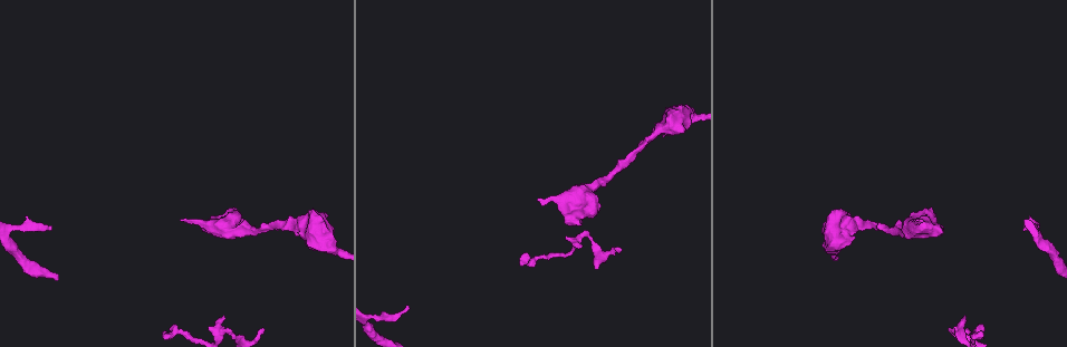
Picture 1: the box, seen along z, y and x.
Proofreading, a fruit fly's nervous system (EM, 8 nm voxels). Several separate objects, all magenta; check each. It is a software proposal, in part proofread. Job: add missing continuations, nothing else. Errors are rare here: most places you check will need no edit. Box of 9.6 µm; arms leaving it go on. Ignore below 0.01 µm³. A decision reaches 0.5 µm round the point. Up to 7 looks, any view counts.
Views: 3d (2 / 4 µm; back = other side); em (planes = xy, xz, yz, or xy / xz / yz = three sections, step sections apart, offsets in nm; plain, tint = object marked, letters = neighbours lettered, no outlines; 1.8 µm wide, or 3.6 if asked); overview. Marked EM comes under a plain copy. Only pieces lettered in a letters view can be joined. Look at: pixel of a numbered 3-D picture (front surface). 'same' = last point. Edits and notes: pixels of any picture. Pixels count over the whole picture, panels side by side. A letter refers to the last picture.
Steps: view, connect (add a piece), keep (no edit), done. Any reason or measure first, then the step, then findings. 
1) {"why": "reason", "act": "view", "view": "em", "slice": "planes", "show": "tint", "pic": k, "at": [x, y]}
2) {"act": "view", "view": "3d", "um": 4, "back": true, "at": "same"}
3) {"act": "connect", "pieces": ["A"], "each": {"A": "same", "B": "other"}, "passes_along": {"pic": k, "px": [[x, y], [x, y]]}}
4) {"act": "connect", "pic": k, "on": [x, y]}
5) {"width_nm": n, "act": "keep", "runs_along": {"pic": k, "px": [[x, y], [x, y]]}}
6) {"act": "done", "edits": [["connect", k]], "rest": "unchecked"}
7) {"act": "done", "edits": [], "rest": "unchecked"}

{"why": "an open end", "act": "view", "view": "em", "slice": "yz", "step": 8, "show": "tint", "pic": 1, "at": [408, 307]}

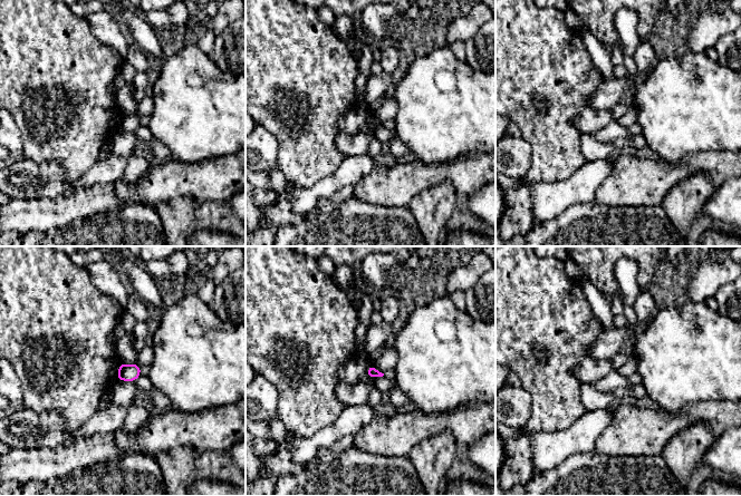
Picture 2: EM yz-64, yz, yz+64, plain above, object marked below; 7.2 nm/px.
{"why": "cut it another way", "act": "view", "view": "em", "slice": "planes", "show": "letters", "at": "same"}

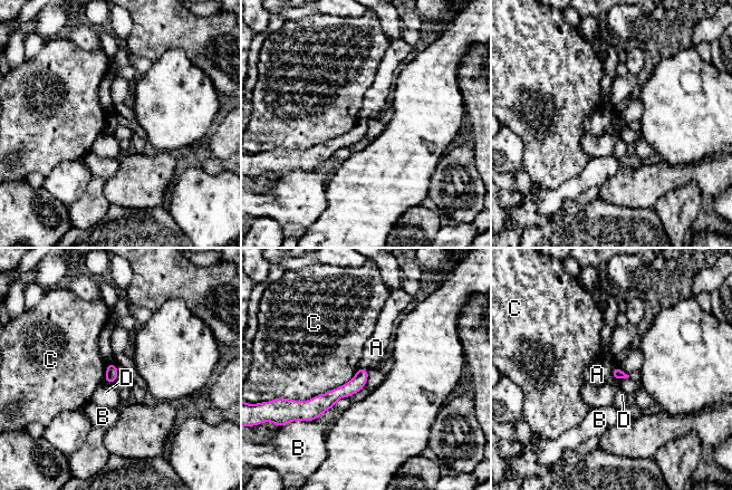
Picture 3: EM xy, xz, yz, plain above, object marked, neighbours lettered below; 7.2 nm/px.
{"act": "connect", "pieces": ["A"], "each": {"A": "same", "B": "other", "C": "other", "D": "other"}, "passes_along": {"pic": 3, "px": [[357, 383], [363, 368], [376, 347]]}, "found": "it goes on there"}

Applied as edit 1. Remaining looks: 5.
{"act": "view", "view": "3d", "um": 4, "pic": 1, "at": [521, 264]}

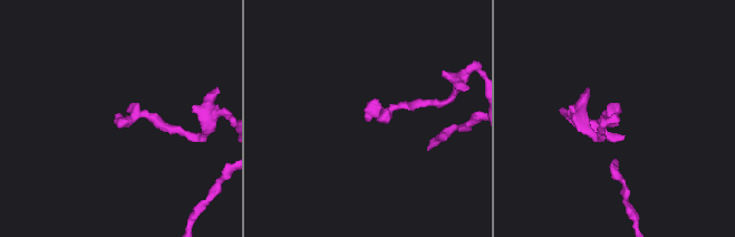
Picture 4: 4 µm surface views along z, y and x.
{"why": "shape alone is not enough", "act": "view", "view": "em", "slice": "planes", "show": "letters", "pic": 4, "at": [615, 112]}

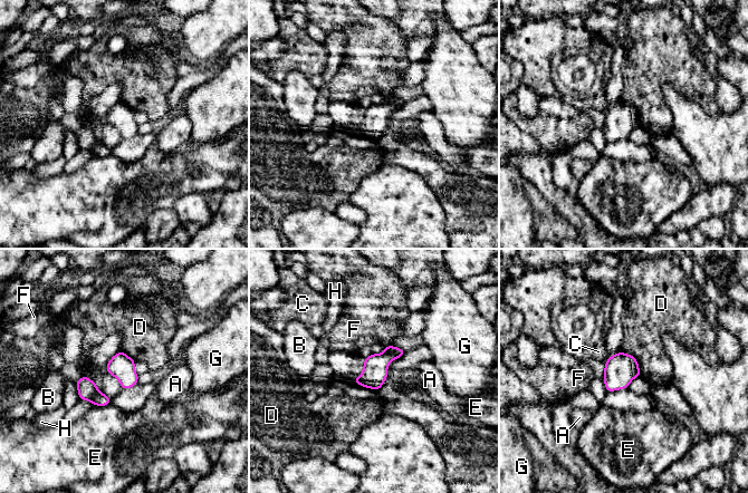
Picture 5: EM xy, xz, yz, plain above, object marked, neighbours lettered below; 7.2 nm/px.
{"act": "keep", "each": {"A": "other", "B": "other", "C": "other", "D": "other", "E": "other", "F": "other", "G": "other", "H": "other"}, "border": {"pic": 5, "px": [[352, 380], [376, 390]]}, "found": "none of them fits"}

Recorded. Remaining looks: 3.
{"why": "branch stops here", "act": "view", "view": "3d", "um": 4, "pic": 1, "at": [183, 219]}

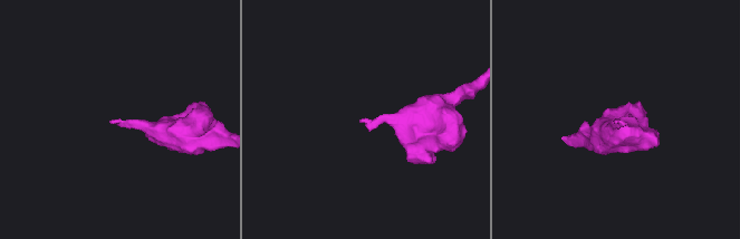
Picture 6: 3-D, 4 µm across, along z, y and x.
{"act": "view", "view": "em", "slice": "yz", "step": 8, "show": "letters", "pic": 6, "at": [618, 121]}

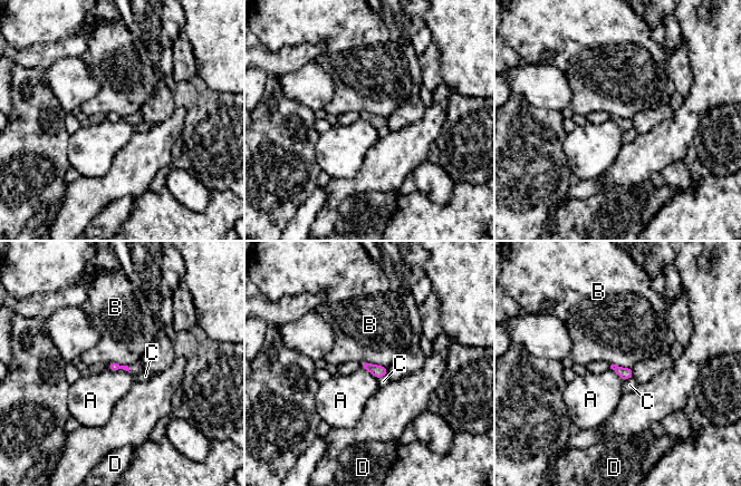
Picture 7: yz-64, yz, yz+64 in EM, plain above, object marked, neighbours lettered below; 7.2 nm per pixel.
{"act": "keep", "each": {"A": "other", "B": "other", "C": "other", "D": "other"}, "border": {"pic": 7, "px": [[361, 362], [386, 367]]}, "found": "no lettered piece goes on from it"}

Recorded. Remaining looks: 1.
{"act": "done", "edits": [["connect", 3]], "rest": "unchecked"}

